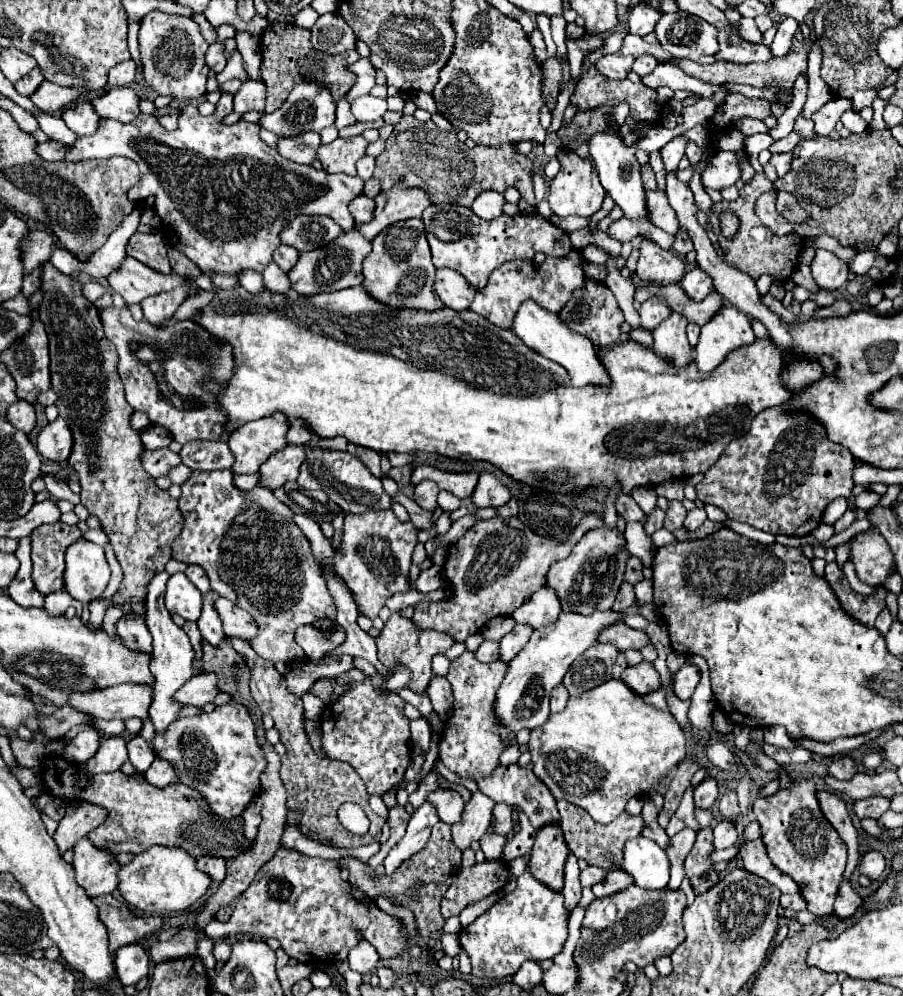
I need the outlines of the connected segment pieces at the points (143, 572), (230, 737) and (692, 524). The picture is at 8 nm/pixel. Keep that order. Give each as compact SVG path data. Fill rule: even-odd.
M42 264L42 304L38 308L38 320L44 322L46 334L50 338L50 372L52 372L52 390L60 396L54 404L60 410L60 416L70 424L74 432L74 446L68 458L68 464L76 470L78 480L82 484L82 504L90 514L100 518L104 532L108 534L118 562L124 570L124 580L120 584L118 594L114 596L114 604L132 602L132 612L144 614L142 608L142 592L146 592L148 578L156 574L156 570L164 570L166 562L172 558L172 542L180 536L180 526L184 526L184 518L180 518L178 500L174 500L166 490L160 490L154 484L154 478L148 478L146 470L140 464L142 442L140 434L130 428L132 408L124 398L122 380L116 372L118 354L112 342L104 336L104 326L100 322L100 310L88 302L82 294L82 282L60 272L54 264Z
M232 700L218 706L214 712L180 718L166 734L156 734L152 750L158 758L168 760L176 768L180 782L206 798L212 812L230 820L240 816L260 794L260 774L264 772L266 762L254 730L248 710Z
M694 508L694 510L690 510L690 512L688 512L686 522L684 522L684 528L686 528L686 530L690 530L690 532L694 532L694 530L704 522L704 520L706 520L706 510Z

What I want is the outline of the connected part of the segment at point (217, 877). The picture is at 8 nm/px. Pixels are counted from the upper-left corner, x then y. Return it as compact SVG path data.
M204 856L204 858L198 858L196 866L198 866L200 870L204 870L206 874L210 874L210 878L212 878L214 882L218 882L218 884L220 884L222 878L226 876L226 860L222 860L222 858Z

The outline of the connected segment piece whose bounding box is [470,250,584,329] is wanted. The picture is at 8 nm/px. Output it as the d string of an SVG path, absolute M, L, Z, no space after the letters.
M572 250L570 254L562 258L546 258L544 264L536 264L534 260L514 260L506 262L500 268L496 268L486 284L486 288L478 290L474 302L470 304L470 310L484 316L488 322L510 329L516 310L520 308L520 302L526 302L532 298L542 310L548 310L550 314L558 314L560 308L568 302L570 294L576 288L584 286L584 258L580 252Z

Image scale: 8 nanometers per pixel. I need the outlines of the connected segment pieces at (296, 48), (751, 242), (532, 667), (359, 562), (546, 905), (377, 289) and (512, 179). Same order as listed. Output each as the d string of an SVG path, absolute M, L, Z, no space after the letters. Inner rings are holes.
M272 24L264 30L260 38L260 48L262 48L262 80L268 88L266 92L266 110L264 112L274 112L284 104L288 98L292 86L300 82L316 82L322 84L330 90L334 104L340 102L340 98L346 96L350 86L356 82L356 74L350 72L350 64L354 64L360 54L358 50L350 50L348 54L320 54L318 50L312 50L310 44L310 30L300 28L296 24Z
M756 174L754 180L740 190L740 198L736 202L718 202L718 204L714 204L714 212L710 216L710 224L714 226L714 234L718 236L718 244L722 248L724 262L728 262L734 268L740 268L742 272L746 272L754 280L758 280L762 274L770 274L774 278L774 282L784 284L794 274L794 270L798 266L798 254L804 248L804 240L798 234L786 234L782 238L774 236L758 220L758 216L754 214L754 204L758 200L758 196L762 192L770 192L772 186L774 184L764 174ZM726 210L732 210L738 216L738 220L740 220L740 228L738 228L738 232L736 232L734 238L726 238L720 232L720 212L726 212Z
M642 580L634 586L636 602L622 612L616 610L598 610L596 614L582 616L576 612L562 612L552 626L544 626L532 634L528 644L520 654L510 662L510 668L504 676L504 682L496 694L496 716L506 730L518 732L522 728L538 728L550 716L550 692L562 684L564 674L570 670L570 664L584 654L590 646L598 642L600 630L624 622L628 614L640 614L644 604L652 602L652 580Z
M392 510L346 514L342 550L336 552L334 568L346 580L354 598L358 600L360 614L376 618L384 602L396 592L408 592L412 554L418 544L418 528L412 522L400 522Z
M526 868L526 872L518 878L518 886L514 892L502 896L490 910L478 916L470 926L460 930L460 944L468 952L472 960L472 974L480 978L506 978L516 974L524 960L546 960L560 954L564 942L568 940L568 920L570 910L564 906L564 894L554 892L548 886L542 886Z
M418 218L396 222L384 228L374 240L374 250L364 258L364 290L380 304L390 308L410 308L410 310L442 310L444 302L436 298L434 278L436 266L432 264L430 246L426 240L424 224Z
M402 116L386 140L386 150L376 158L374 178L380 182L382 190L392 190L400 184L422 188L428 192L432 204L472 206L480 192L506 192L508 188L516 188L528 204L536 206L532 184L534 168L534 160L520 154L514 144L468 148L454 132L442 132L432 120L422 124L414 116Z

